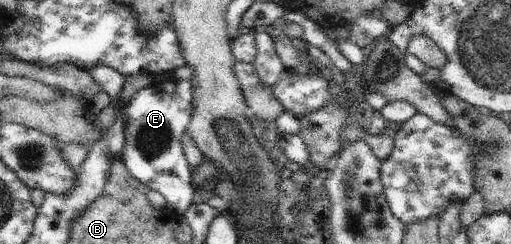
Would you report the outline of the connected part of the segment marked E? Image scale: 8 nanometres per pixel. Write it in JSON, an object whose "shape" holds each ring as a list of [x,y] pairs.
{"shape":[[[164,80],[141,89],[125,105],[125,145],[120,159],[129,175],[148,190],[159,192],[170,209],[178,215],[192,204],[195,188],[191,182],[191,168],[185,158],[181,137],[193,115],[193,83],[191,80]]]}

